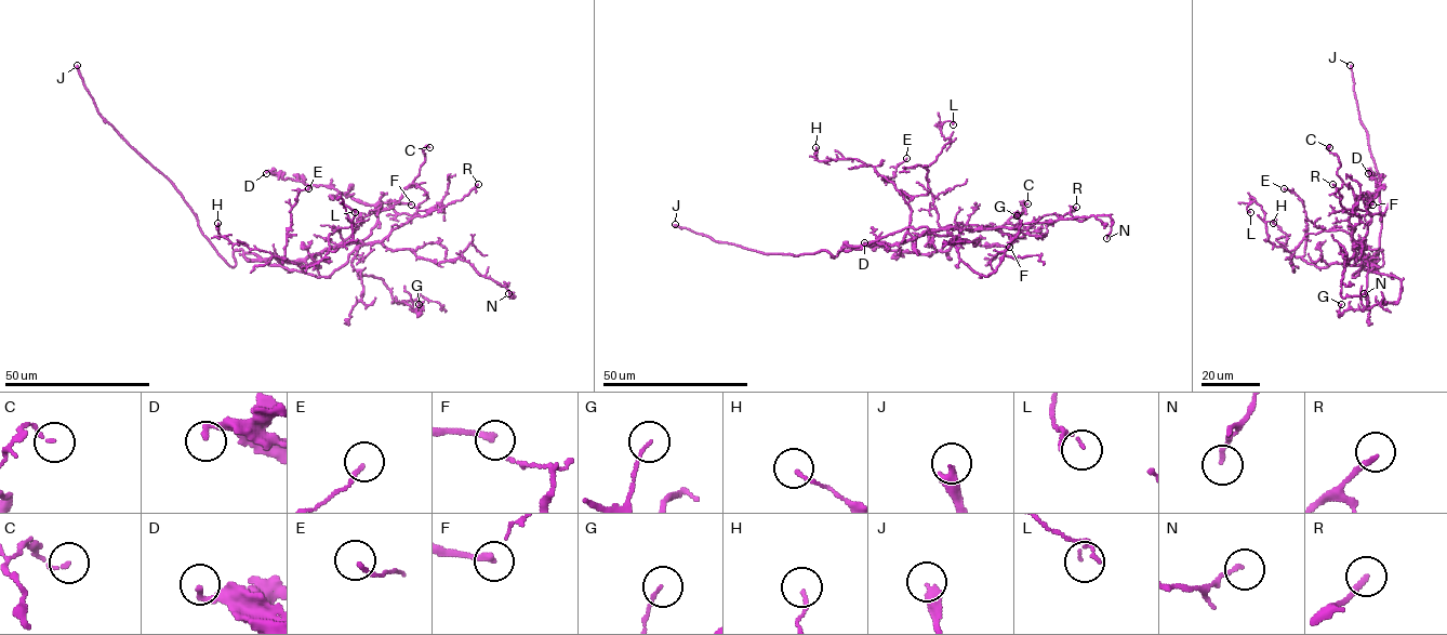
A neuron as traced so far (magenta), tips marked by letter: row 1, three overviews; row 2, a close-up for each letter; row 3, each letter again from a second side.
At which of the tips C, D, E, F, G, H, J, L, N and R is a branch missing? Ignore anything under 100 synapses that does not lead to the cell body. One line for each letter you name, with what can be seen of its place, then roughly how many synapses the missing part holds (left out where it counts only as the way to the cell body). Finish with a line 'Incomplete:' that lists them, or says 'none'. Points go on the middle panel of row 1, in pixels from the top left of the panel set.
J: at (675, 224)
Incomplete: J

